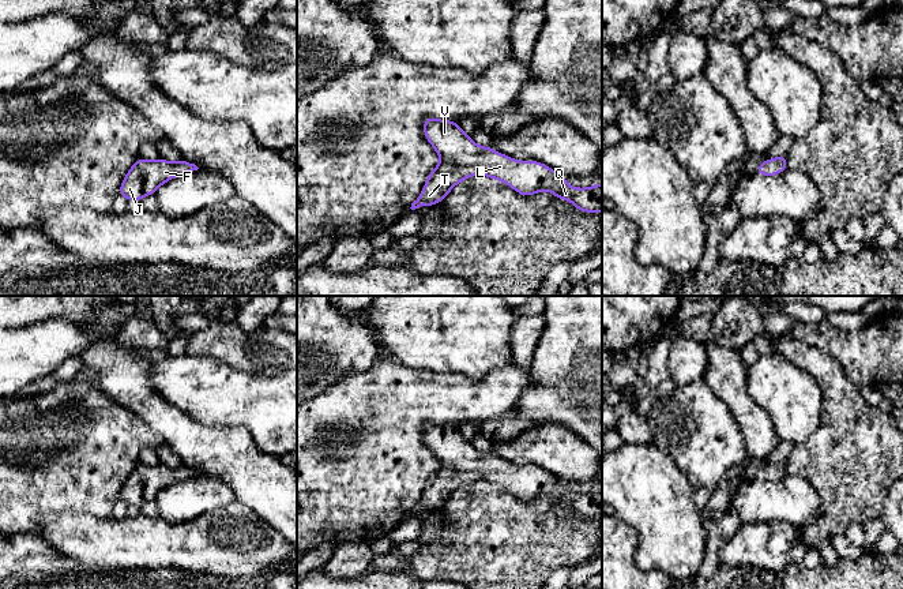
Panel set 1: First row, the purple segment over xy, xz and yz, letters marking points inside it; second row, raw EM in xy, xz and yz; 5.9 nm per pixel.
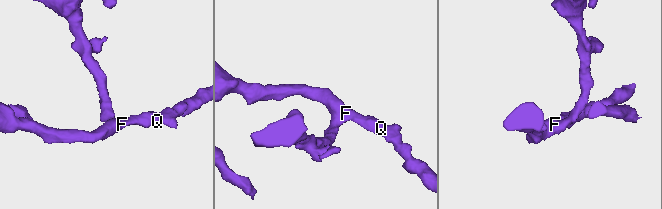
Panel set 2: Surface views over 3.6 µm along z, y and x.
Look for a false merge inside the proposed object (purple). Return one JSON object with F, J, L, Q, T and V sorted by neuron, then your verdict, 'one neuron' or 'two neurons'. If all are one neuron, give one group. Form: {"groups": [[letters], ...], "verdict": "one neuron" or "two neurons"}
{"groups": [["F", "J", "L", "Q", "T", "V"]], "verdict": "one neuron"}

